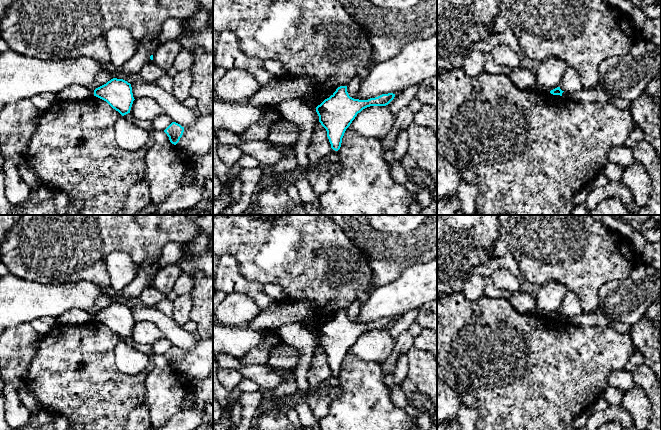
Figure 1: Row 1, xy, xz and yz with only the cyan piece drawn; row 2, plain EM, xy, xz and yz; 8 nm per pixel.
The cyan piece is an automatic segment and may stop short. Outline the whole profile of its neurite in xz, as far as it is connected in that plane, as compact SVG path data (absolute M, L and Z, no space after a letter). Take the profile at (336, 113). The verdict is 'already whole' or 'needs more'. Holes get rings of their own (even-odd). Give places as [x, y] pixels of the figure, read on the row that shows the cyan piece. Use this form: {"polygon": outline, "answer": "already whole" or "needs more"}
{"polygon": "M340 86L320 105L316 107L319 122L327 131L331 148L338 151L346 129L350 126L358 113L370 106L386 106L395 94L382 94L368 100L354 99L349 96L347 86Z", "answer": "already whole"}

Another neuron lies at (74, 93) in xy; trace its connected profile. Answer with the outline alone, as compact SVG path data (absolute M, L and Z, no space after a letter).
M72 85L61 90L57 95L58 100L80 102L94 96L94 90L78 85Z

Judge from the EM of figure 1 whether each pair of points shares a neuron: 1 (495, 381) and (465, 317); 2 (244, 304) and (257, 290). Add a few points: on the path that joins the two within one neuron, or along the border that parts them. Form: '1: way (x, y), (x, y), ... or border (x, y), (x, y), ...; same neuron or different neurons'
1: way (495, 365), (495, 360), (468, 333); same neuron
2: border (228, 293), (244, 293), (250, 296), (261, 309); different neurons

